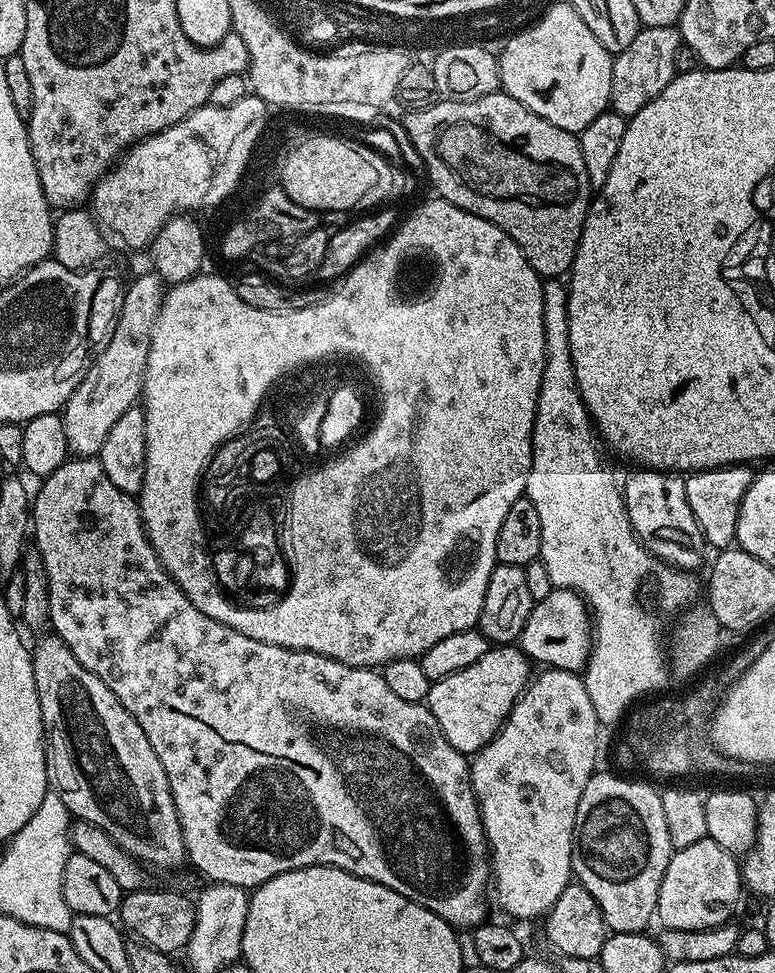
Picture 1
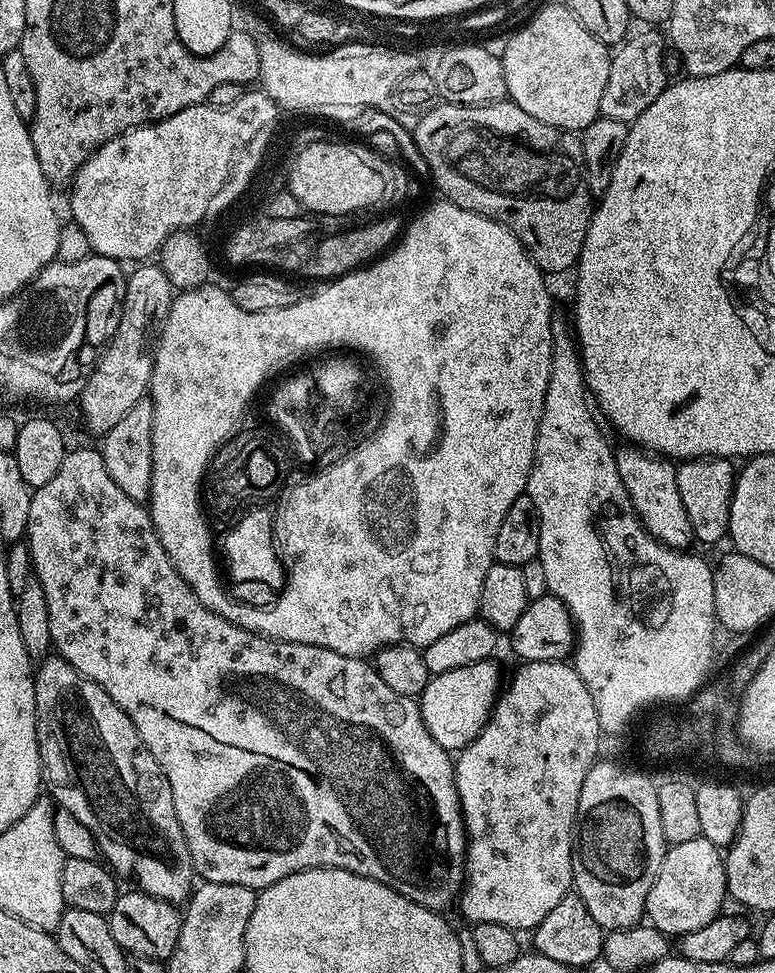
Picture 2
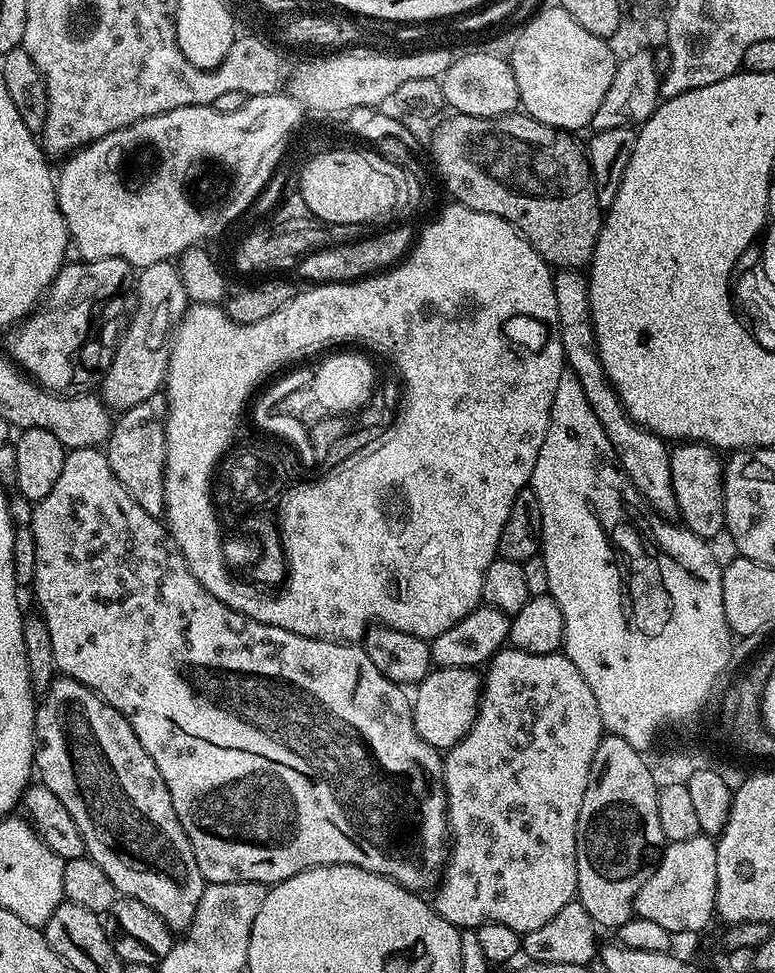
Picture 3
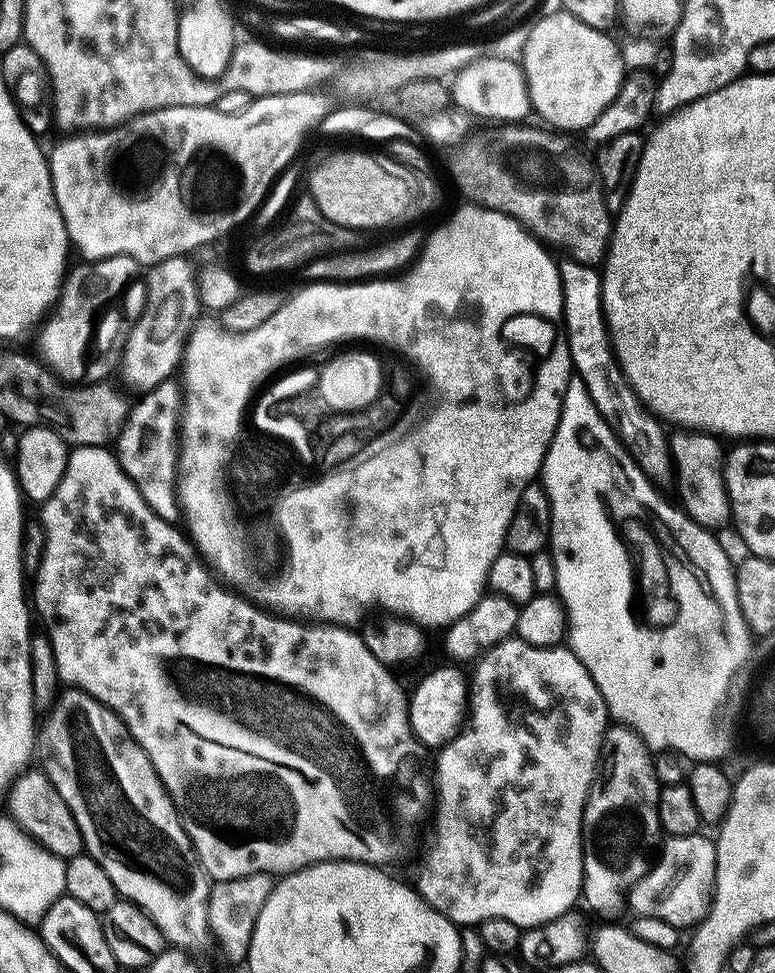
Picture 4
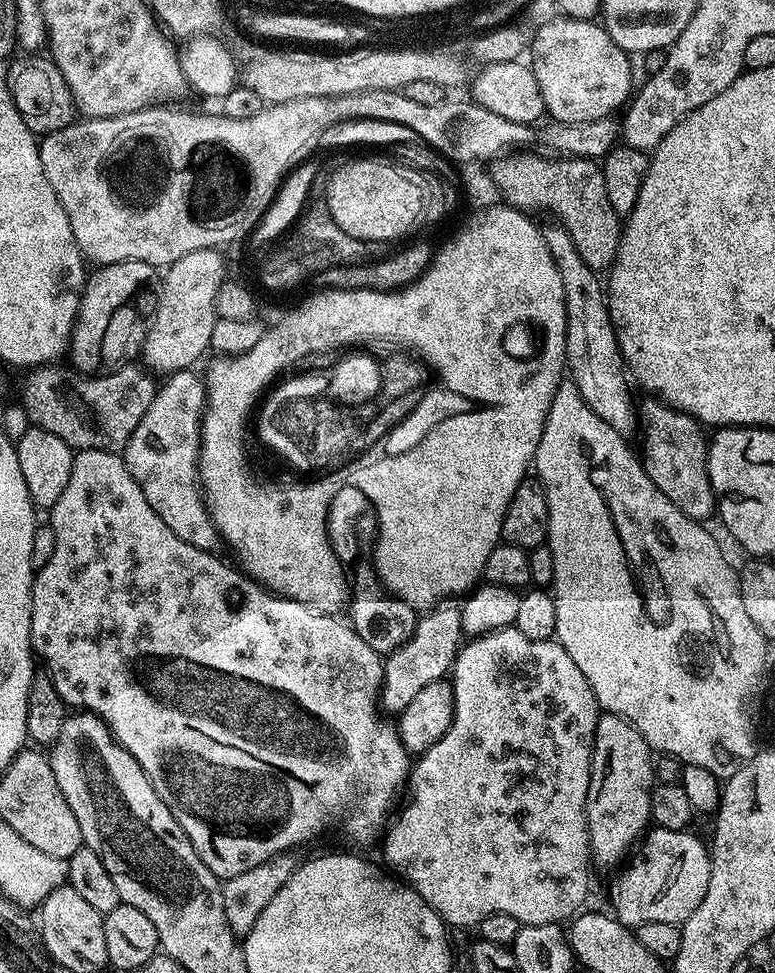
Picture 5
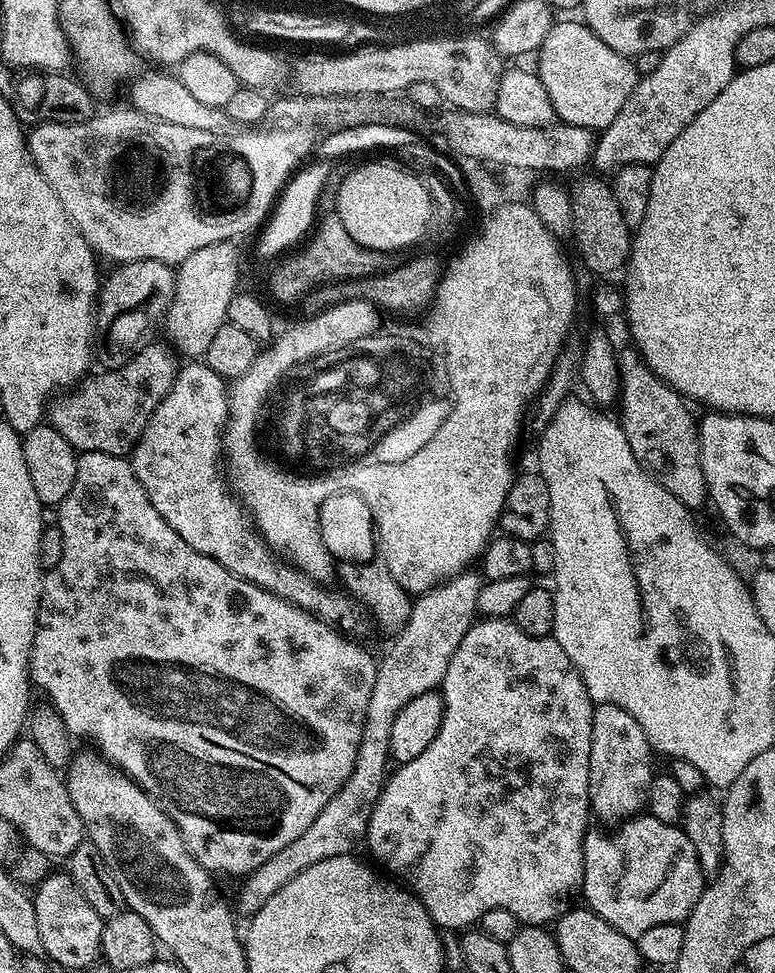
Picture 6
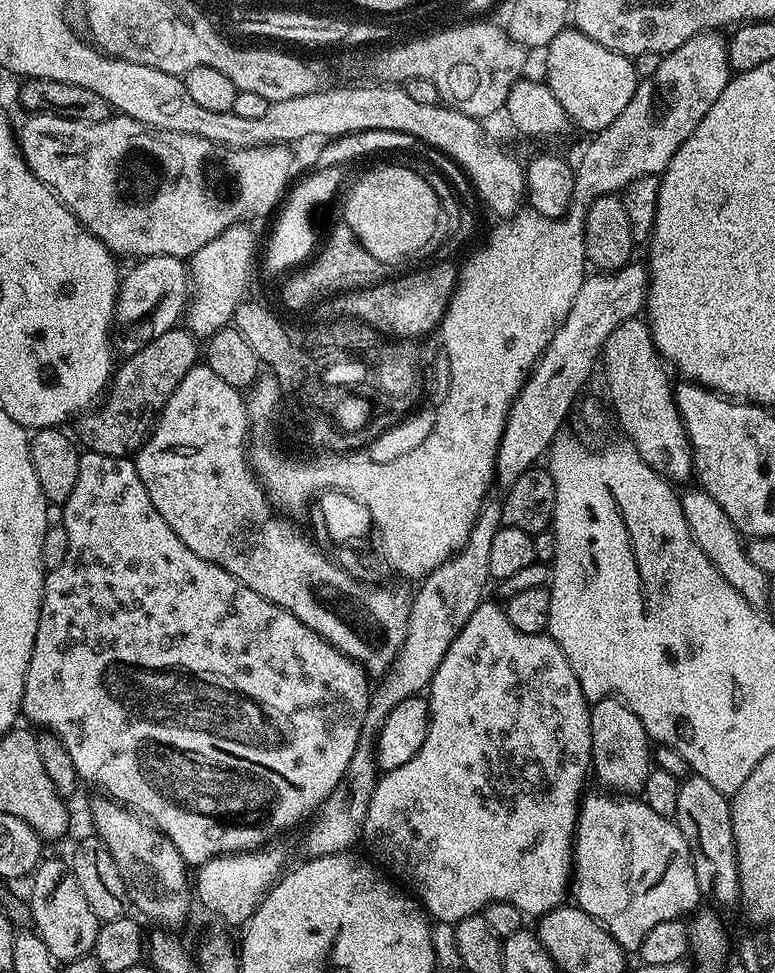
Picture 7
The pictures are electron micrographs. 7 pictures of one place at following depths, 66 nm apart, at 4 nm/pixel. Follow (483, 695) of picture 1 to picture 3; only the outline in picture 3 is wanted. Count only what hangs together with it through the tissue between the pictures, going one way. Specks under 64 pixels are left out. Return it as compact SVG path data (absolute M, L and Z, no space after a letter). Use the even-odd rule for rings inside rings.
M436 668L415 685L412 717L418 734L437 750L453 748L472 729L476 709L480 707L482 676L470 668Z

